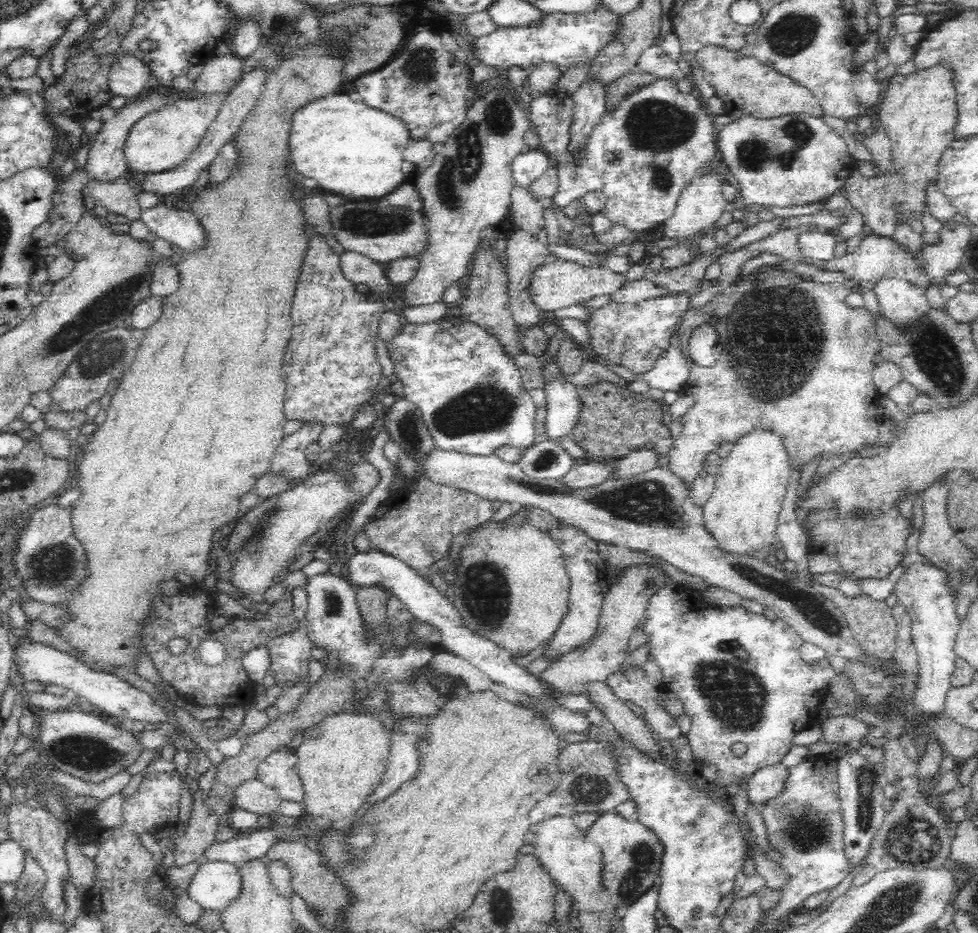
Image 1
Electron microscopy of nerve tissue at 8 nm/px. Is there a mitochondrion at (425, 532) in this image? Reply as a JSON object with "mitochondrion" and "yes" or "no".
{"mitochondrion":"yes"}

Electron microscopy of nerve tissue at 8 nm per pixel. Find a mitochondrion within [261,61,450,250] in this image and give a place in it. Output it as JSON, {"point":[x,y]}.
{"point":[360,224]}

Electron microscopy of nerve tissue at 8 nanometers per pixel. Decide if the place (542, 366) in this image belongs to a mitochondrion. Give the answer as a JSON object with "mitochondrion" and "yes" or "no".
{"mitochondrion":"no"}

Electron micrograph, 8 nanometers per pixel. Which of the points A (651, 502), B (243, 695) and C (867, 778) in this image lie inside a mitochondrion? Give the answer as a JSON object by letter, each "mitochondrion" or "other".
{"A":"mitochondrion","B":"other","C":"mitochondrion"}

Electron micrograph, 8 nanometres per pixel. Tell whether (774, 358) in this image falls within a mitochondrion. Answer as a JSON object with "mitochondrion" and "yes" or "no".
{"mitochondrion":"yes"}

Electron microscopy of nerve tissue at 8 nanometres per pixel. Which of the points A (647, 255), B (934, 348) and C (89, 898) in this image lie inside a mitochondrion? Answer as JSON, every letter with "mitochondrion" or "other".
{"A":"other","B":"mitochondrion","C":"other"}

